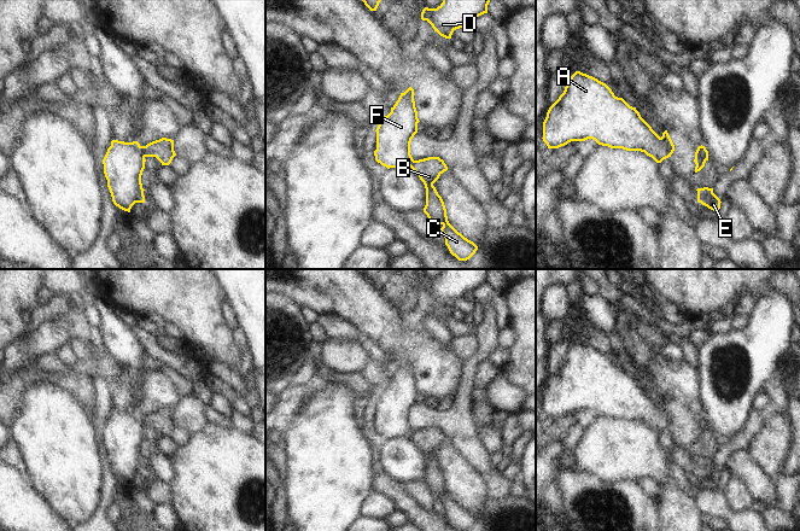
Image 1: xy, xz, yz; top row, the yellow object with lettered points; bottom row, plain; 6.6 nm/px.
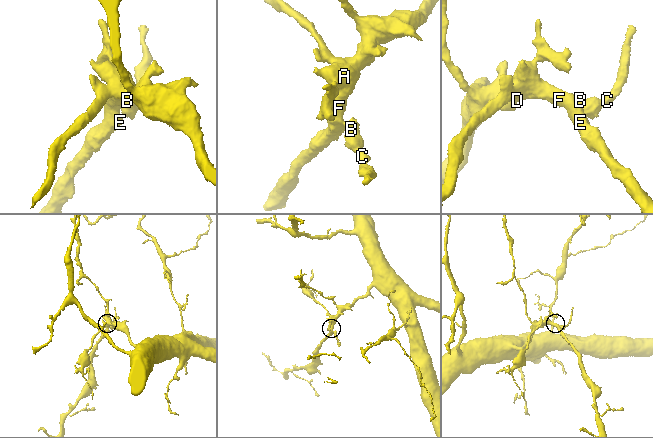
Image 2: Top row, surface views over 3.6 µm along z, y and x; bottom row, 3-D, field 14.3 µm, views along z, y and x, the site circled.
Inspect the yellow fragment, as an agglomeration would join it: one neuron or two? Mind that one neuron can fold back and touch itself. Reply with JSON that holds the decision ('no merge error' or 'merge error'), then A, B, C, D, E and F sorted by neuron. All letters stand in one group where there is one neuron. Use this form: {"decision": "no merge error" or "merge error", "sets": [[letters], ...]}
{"decision": "merge error", "sets": [["A", "D", "E", "F"], ["B", "C"]]}

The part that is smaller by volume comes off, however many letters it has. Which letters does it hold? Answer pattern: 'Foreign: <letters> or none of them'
Foreign: B, C

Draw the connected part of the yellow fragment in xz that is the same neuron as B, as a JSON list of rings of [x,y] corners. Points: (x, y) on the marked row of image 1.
[[[428,157],[414,161],[410,168],[419,175],[426,188],[424,212],[433,226],[443,226],[439,231],[444,234],[445,245],[450,253],[459,261],[469,259],[478,250],[478,246],[449,223],[444,202],[433,186],[439,176],[448,170],[446,164],[439,157]]]

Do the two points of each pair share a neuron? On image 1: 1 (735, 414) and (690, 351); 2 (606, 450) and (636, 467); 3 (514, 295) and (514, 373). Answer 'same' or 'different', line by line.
1: different
2: same
3: same

